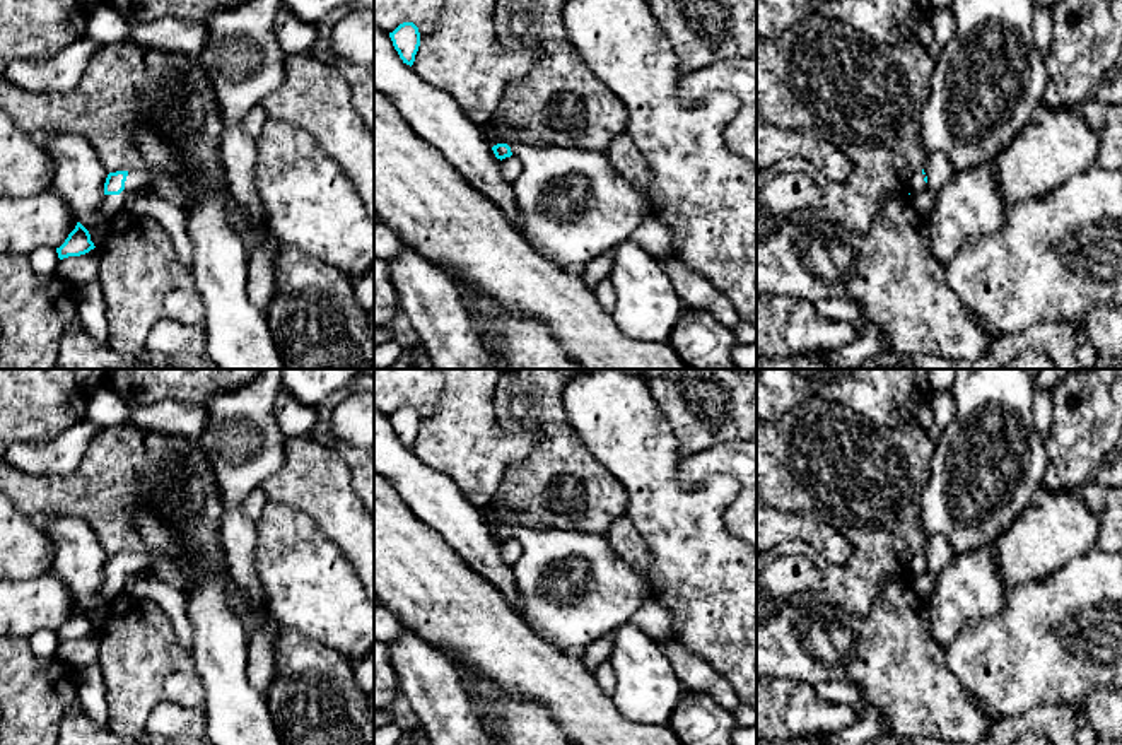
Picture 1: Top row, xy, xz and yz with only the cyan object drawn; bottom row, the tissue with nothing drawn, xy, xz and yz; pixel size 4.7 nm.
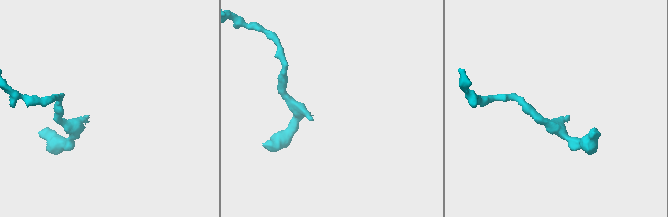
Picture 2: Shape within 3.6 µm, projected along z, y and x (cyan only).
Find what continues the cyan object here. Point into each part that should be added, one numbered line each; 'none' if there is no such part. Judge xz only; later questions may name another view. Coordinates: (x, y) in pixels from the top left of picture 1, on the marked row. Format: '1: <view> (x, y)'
1: xz (574, 205)

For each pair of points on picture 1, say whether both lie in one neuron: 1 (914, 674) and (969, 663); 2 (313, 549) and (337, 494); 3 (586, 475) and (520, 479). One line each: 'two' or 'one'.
1: two
2: two
3: one

